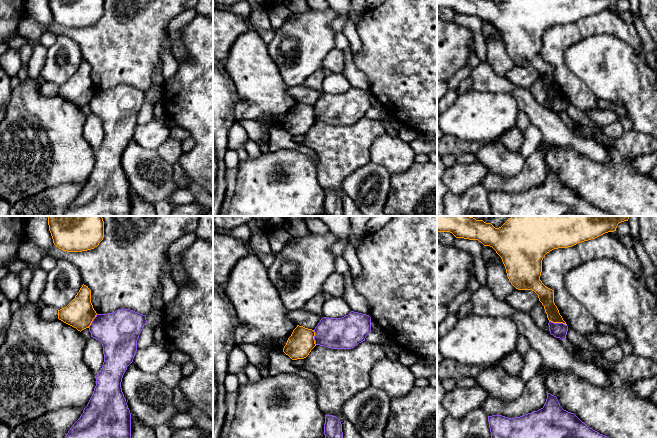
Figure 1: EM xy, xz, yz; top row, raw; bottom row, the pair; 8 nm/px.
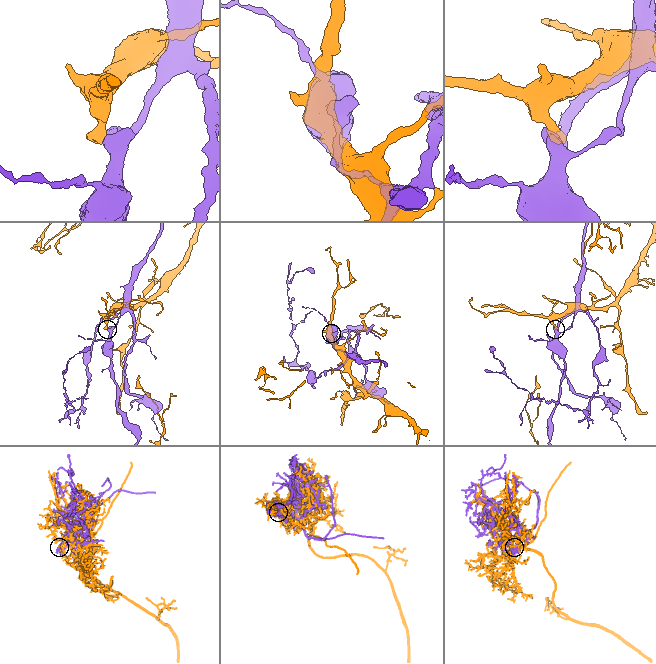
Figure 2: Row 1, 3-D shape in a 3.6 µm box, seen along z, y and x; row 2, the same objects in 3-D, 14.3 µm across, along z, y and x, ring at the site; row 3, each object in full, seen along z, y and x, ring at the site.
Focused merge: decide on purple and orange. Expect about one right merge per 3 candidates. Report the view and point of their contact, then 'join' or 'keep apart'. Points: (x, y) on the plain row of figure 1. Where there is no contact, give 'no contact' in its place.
yz (558, 99) | keep apart

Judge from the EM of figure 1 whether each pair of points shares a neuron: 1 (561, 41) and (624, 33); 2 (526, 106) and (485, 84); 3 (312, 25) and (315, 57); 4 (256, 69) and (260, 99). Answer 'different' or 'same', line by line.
1: same
2: same
3: same
4: same

